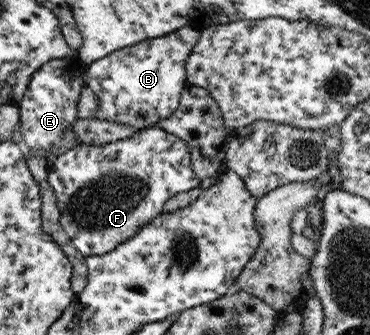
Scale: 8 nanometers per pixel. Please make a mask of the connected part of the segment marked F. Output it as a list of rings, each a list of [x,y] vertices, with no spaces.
[[[157,126],[149,127],[148,129],[133,134],[131,137],[116,140],[115,142],[110,142],[105,145],[87,145],[85,143],[75,145],[55,158],[53,162],[49,163],[47,169],[48,181],[51,188],[53,188],[53,192],[55,192],[57,206],[60,210],[60,224],[67,233],[69,240],[73,243],[73,246],[77,248],[85,258],[91,255],[103,255],[106,252],[111,252],[114,248],[117,248],[118,244],[124,243],[127,239],[135,236],[141,228],[149,224],[156,216],[163,213],[163,207],[165,207],[167,200],[177,193],[199,187],[201,180],[197,174],[193,172],[193,168],[191,168],[191,154],[189,154],[187,142]]]

